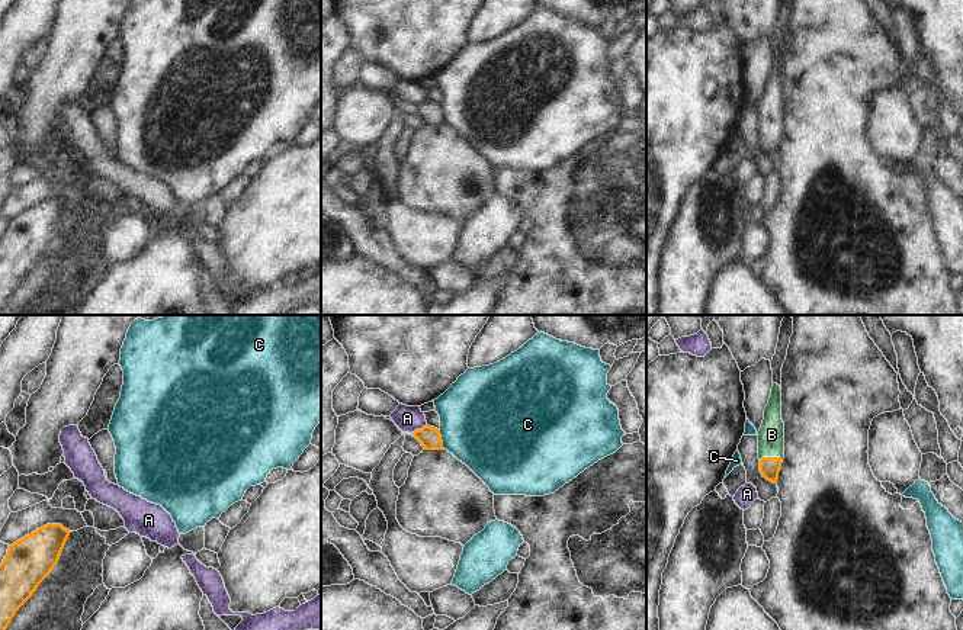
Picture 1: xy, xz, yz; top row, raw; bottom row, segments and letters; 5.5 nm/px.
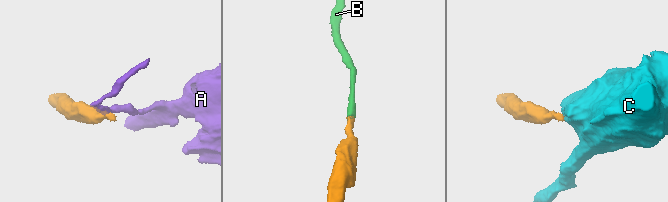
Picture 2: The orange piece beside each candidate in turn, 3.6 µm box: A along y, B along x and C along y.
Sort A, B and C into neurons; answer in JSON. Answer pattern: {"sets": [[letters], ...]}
{"sets": [["A"], ["B"], ["C"]]}

